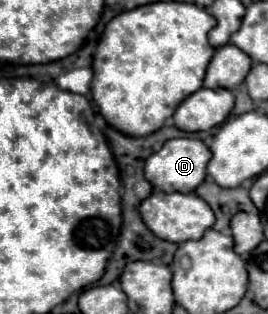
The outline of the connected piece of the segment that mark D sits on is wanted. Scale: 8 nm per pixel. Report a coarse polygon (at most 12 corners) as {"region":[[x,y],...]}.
{"region":[[169,139],[145,161],[159,191],[193,193],[211,159],[199,139]]}

